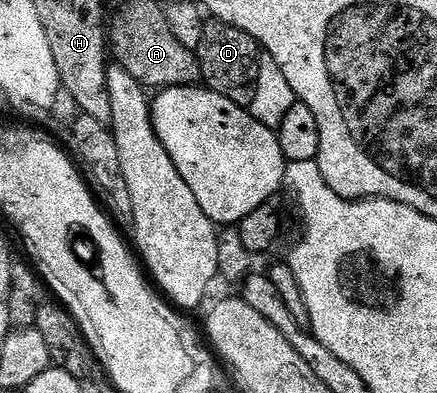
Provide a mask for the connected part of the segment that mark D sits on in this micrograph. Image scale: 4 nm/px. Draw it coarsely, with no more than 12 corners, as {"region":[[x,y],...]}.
{"region":[[209,21],[196,52],[204,86],[249,108],[261,44]]}

